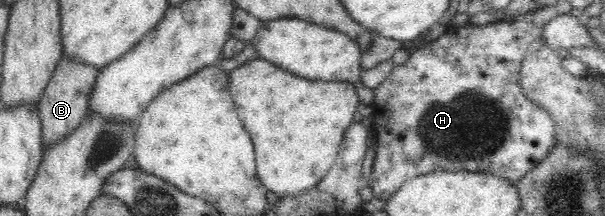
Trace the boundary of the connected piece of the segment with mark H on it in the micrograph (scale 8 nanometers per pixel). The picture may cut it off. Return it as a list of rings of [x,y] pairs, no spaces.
[[[507,18],[486,25],[467,23],[464,26],[450,27],[442,36],[427,44],[425,43],[424,46],[410,53],[409,58],[403,64],[397,64],[393,67],[393,71],[374,89],[374,98],[369,105],[374,110],[371,119],[372,129],[375,131],[375,153],[371,167],[372,172],[364,177],[364,183],[371,187],[373,198],[388,200],[408,179],[437,170],[479,172],[497,176],[515,184],[528,171],[535,169],[537,164],[541,163],[541,160],[548,155],[551,147],[553,147],[553,143],[555,143],[553,119],[549,114],[545,113],[541,106],[531,104],[531,101],[525,98],[519,83],[521,63],[524,55],[538,36],[541,36],[541,28],[535,26],[533,20],[527,18]]]

